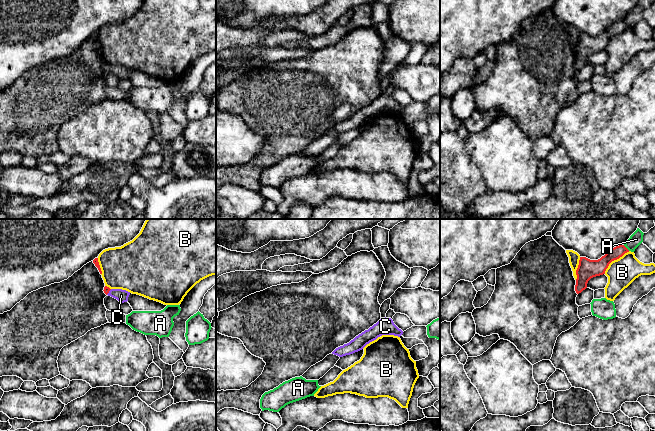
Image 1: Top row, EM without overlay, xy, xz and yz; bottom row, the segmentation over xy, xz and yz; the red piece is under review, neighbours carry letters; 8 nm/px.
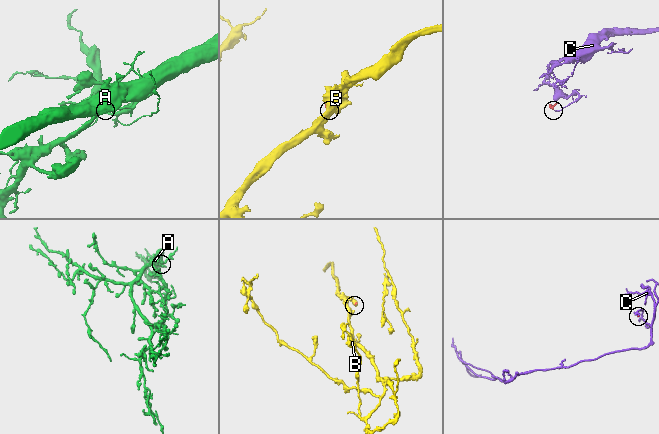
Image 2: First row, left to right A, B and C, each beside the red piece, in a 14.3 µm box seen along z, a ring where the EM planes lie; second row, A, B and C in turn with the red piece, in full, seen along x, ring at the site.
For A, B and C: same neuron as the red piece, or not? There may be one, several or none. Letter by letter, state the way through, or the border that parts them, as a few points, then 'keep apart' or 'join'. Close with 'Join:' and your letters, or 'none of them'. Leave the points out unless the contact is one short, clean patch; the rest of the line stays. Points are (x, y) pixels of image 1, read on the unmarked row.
A: along yz (623, 21), (629, 26) | keep apart
B: keep apart
C: across xy (106, 66), (108, 68), (121, 71) | join
Join: C

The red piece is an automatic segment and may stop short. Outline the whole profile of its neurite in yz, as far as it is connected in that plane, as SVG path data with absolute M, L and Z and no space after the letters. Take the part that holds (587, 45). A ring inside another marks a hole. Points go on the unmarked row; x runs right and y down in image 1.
M619 21L612 24L598 36L580 33L579 41L576 46L576 69L579 70L585 66L587 64L587 59L591 54L605 50L609 40L612 37L619 35L627 28L629 28L629 26L624 21Z

